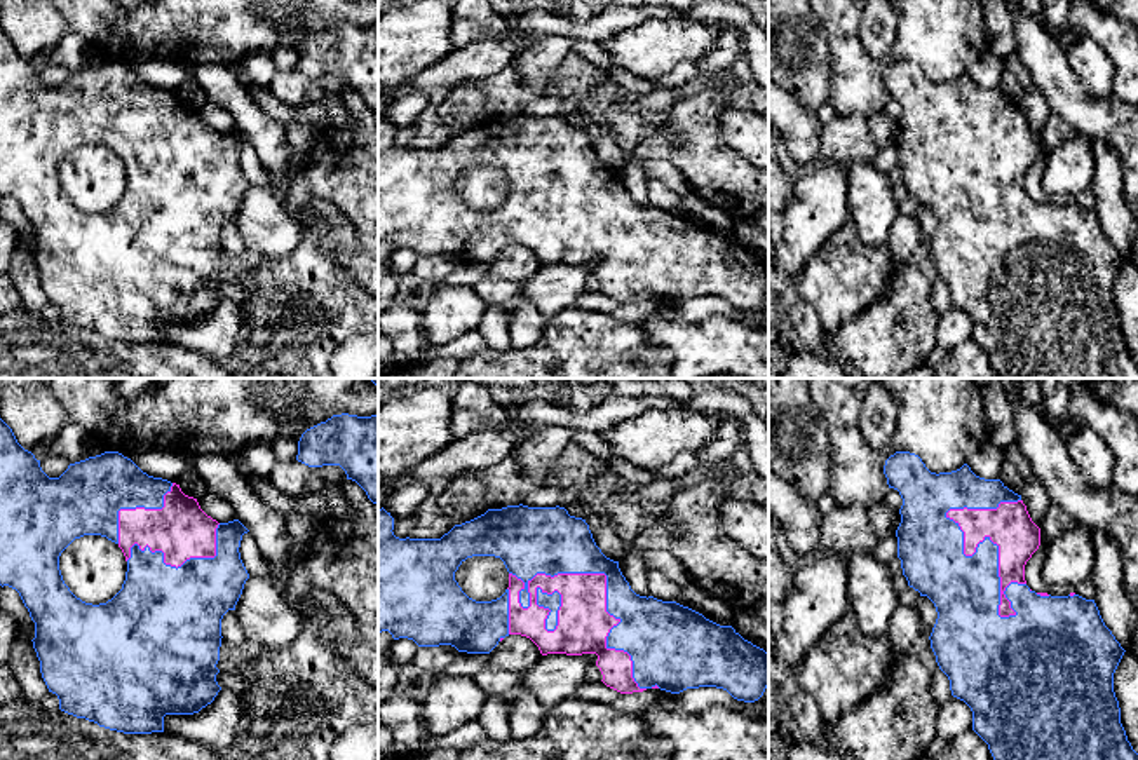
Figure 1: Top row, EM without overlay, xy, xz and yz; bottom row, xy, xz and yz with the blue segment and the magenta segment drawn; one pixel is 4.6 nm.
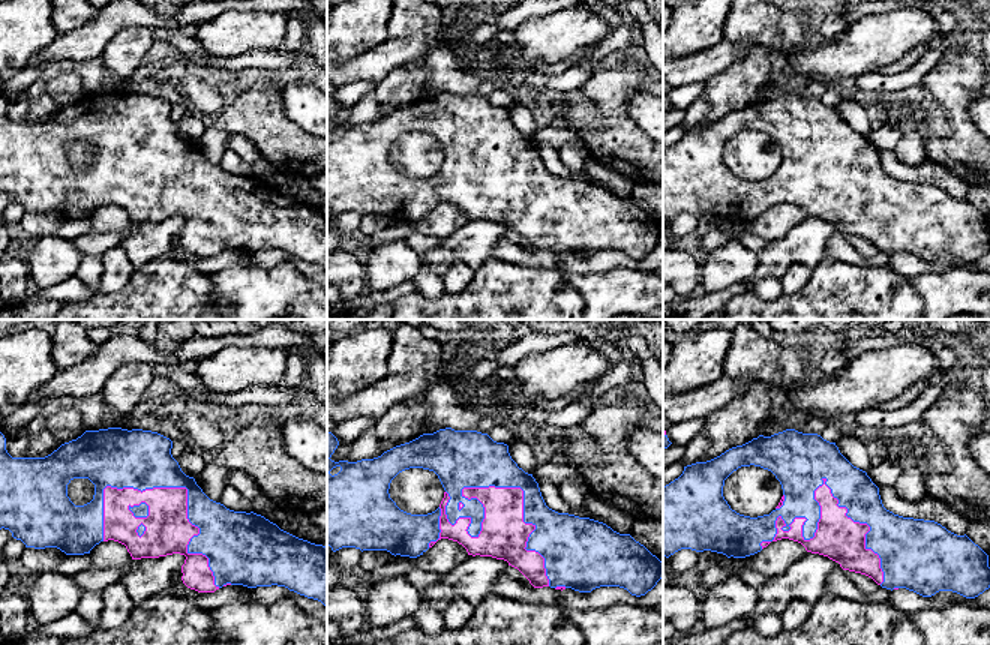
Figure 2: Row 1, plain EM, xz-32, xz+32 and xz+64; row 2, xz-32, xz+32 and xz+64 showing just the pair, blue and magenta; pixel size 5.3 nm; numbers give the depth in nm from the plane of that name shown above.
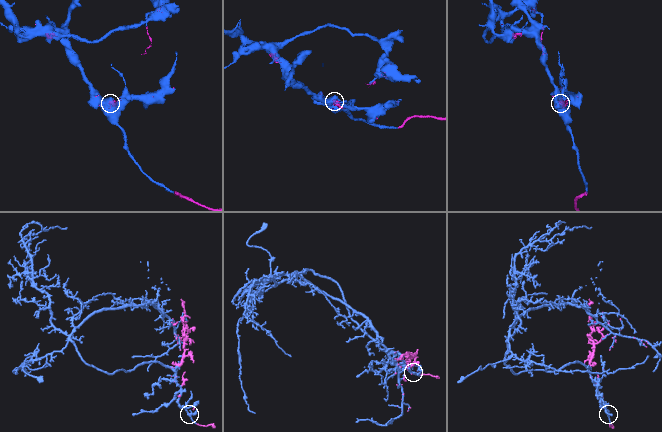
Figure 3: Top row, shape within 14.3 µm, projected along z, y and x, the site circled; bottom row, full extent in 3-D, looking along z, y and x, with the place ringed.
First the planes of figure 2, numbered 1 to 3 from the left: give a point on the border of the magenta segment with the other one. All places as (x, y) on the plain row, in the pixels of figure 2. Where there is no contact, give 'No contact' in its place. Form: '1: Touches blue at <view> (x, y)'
1: Touches blue at xz-32 (188, 168)
2: Touches blue at xz+32 (482, 150)
3: Touches blue at xz+64 (813, 159)

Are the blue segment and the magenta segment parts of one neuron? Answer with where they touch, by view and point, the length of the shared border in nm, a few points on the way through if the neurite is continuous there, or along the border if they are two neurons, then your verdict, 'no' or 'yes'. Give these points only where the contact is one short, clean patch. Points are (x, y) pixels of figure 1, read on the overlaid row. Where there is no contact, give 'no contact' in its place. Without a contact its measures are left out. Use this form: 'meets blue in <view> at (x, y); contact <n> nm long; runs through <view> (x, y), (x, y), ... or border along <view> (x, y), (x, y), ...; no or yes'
meets blue in yz at (990, 541); contact 600 nm long; yes

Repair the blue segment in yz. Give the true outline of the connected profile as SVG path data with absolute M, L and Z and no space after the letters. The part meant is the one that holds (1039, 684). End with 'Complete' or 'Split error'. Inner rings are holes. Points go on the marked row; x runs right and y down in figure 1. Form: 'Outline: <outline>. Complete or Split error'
Outline: M910 451L891 455L884 474L903 499L896 530L903 575L938 612L929 636L936 662L950 680L952 696L971 708L972 730L988 744L993 760L1138 760L1114 692L1114 673L1126 650L1105 626L1094 600L1075 593L1051 596L1026 586L1025 565L1040 546L1040 528L1021 495L1000 479L976 476L967 464L952 472L931 472Z. Split error

